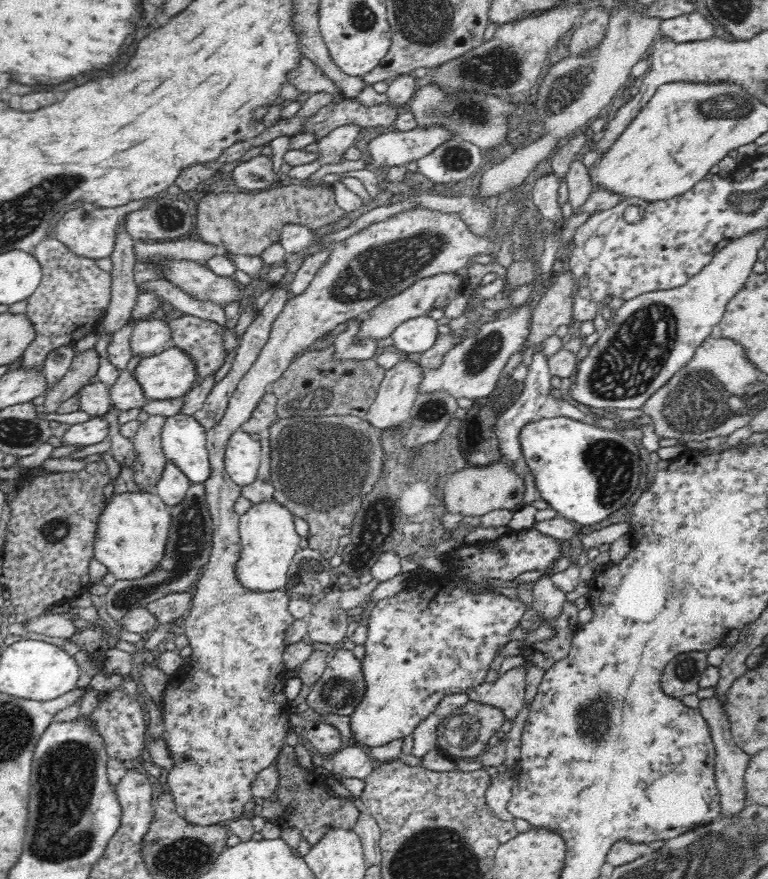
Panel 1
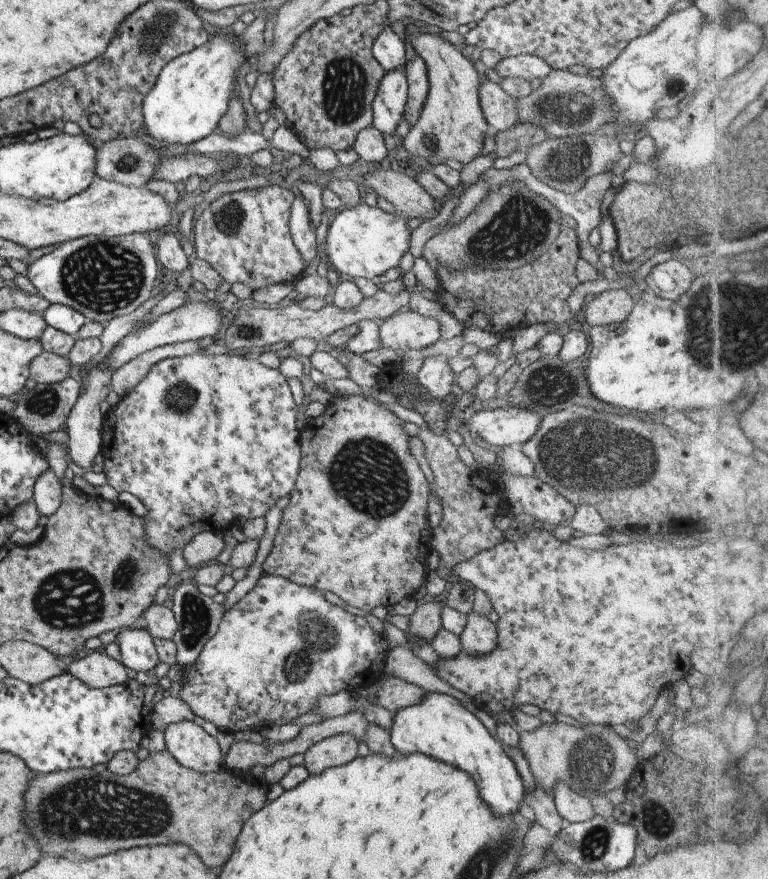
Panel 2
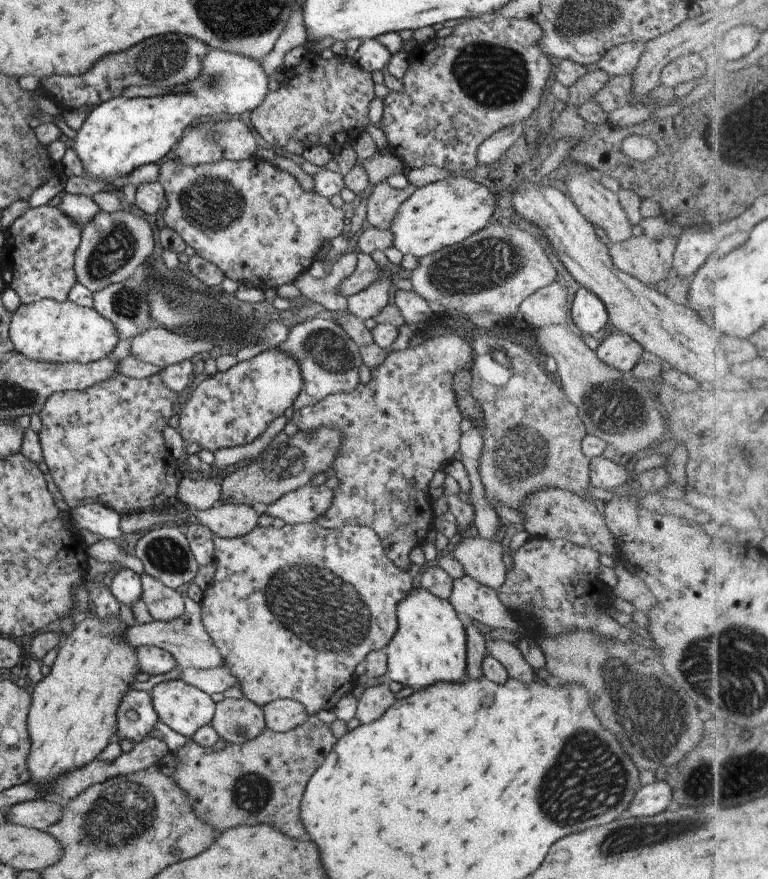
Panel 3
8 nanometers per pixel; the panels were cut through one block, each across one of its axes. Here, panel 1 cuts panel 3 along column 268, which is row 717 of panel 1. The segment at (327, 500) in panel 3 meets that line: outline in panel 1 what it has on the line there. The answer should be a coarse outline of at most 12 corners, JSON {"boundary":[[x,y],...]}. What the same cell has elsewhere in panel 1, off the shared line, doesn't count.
{"boundary":[[523,667],[471,686],[470,700],[499,707],[508,720],[522,710]]}

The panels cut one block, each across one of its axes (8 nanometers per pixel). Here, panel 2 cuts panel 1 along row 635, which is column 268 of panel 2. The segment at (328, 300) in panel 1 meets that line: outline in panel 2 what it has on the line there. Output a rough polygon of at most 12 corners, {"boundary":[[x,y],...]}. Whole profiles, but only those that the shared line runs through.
{"boundary":[[292,192],[223,194],[198,211],[194,255],[231,285],[294,283]]}

